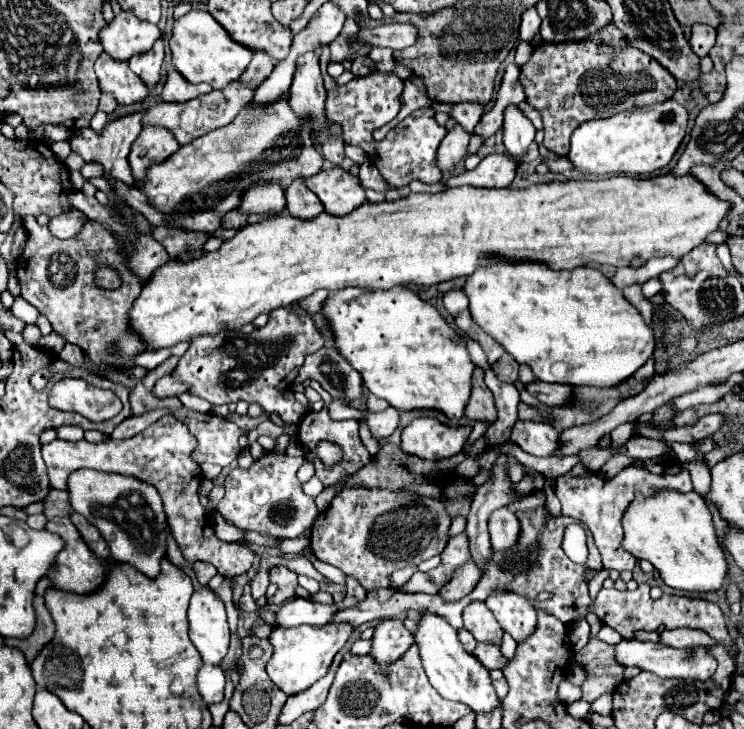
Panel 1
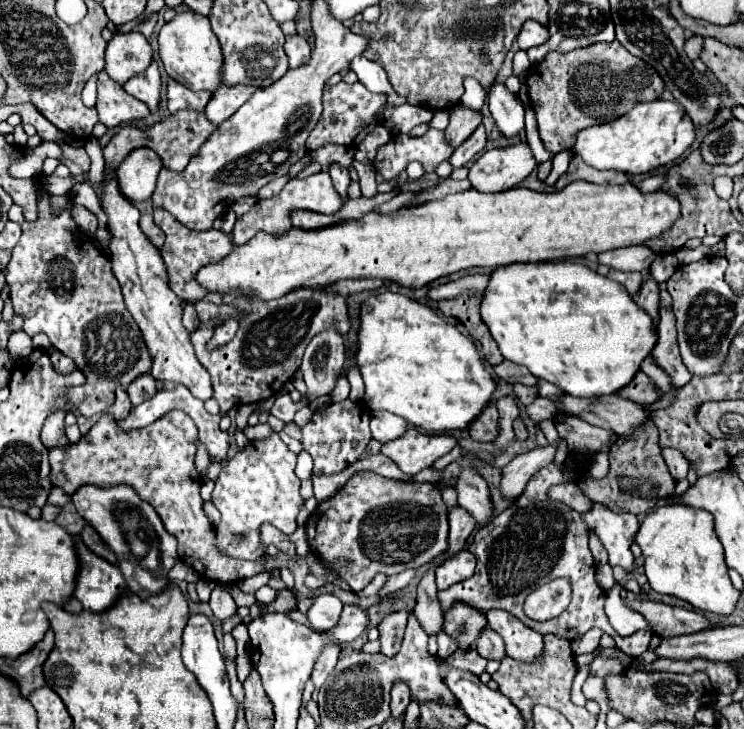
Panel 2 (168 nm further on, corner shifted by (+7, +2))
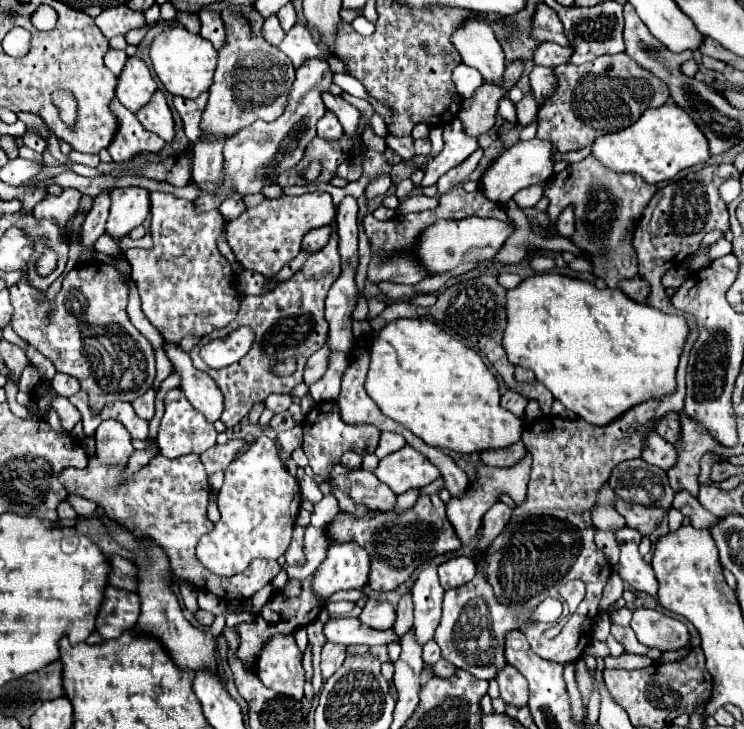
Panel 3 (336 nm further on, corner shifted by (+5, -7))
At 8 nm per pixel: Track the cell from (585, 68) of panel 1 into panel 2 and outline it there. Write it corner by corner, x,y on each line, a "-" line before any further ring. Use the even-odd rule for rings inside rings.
618,40
596,42
566,54
548,52
542,62
528,68
526,86
544,148
554,154
570,150
578,130
614,120
634,104
658,100
664,92
664,82
658,72
644,60
632,56

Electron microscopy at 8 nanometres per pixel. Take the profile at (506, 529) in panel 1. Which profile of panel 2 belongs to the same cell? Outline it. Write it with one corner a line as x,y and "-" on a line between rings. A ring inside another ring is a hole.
472,468
462,470
460,478
456,480
458,504
476,518
478,524
486,526
492,522
494,504
490,500
490,488
486,480

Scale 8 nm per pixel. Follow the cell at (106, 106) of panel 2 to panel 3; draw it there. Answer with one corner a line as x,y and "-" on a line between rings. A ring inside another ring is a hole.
116,99
112,103
112,111
114,115
118,115
120,121
118,135
114,137
114,143
110,143
108,147
114,163
130,161
140,153
158,155
164,149
164,141
158,139
158,135
146,131
142,123
136,119
136,115
132,111
126,111
126,107
122,107
122,103
118,103

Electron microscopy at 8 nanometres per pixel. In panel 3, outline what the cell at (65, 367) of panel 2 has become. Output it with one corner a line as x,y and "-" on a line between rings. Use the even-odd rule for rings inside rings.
56,373
50,383
58,395
67,398
74,395
76,391
80,391
78,379
74,379
70,375
64,375
64,373

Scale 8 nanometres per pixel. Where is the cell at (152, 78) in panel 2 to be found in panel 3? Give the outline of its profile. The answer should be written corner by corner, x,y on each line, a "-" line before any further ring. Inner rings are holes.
162,91
154,93
154,99
150,103
150,107
144,107
142,111
138,111
138,121
152,133
156,133
158,137
162,137
164,141
172,141
176,137
174,133
174,119
172,119
172,111
166,103
166,97
162,95

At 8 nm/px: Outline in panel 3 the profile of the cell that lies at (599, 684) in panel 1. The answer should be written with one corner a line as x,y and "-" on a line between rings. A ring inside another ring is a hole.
622,653
620,657
606,657
604,665
606,669
644,669
650,667
654,661
650,657
642,657
642,655
632,655
632,653

